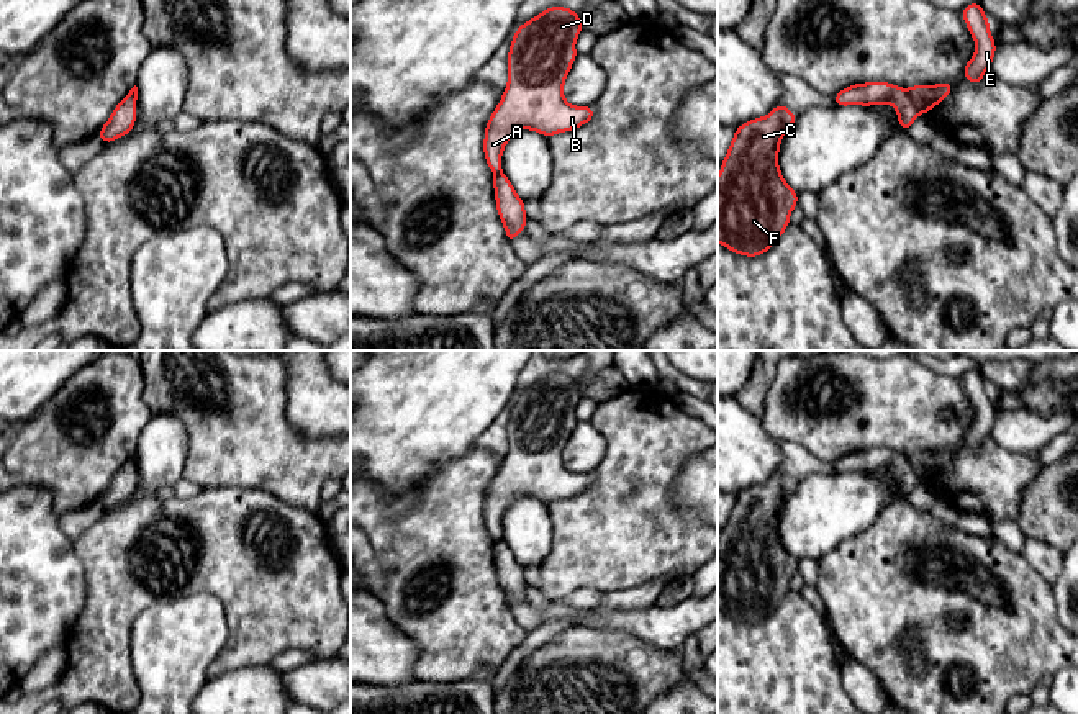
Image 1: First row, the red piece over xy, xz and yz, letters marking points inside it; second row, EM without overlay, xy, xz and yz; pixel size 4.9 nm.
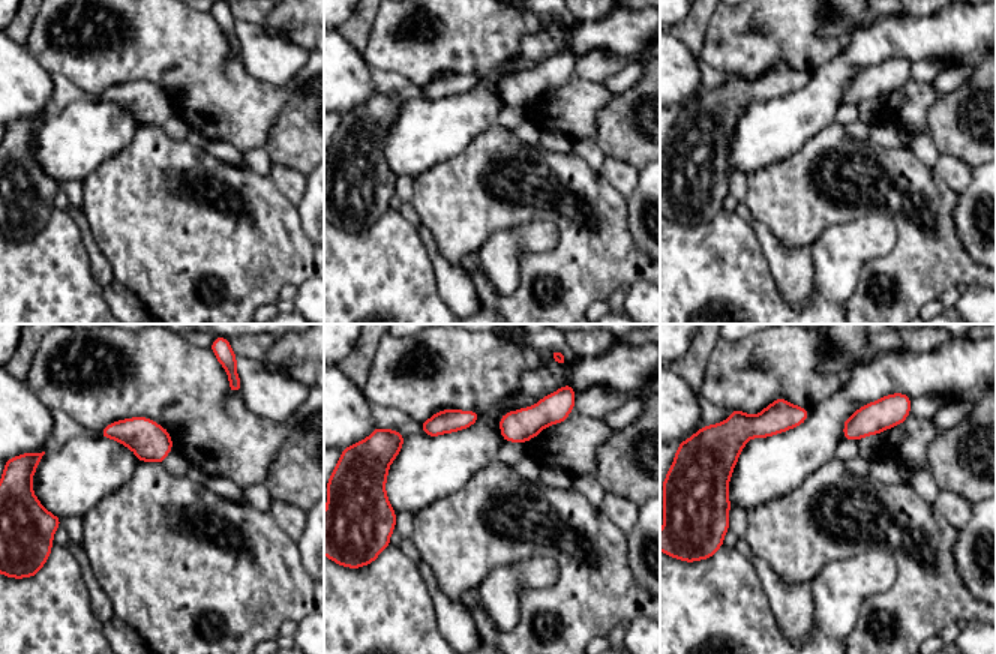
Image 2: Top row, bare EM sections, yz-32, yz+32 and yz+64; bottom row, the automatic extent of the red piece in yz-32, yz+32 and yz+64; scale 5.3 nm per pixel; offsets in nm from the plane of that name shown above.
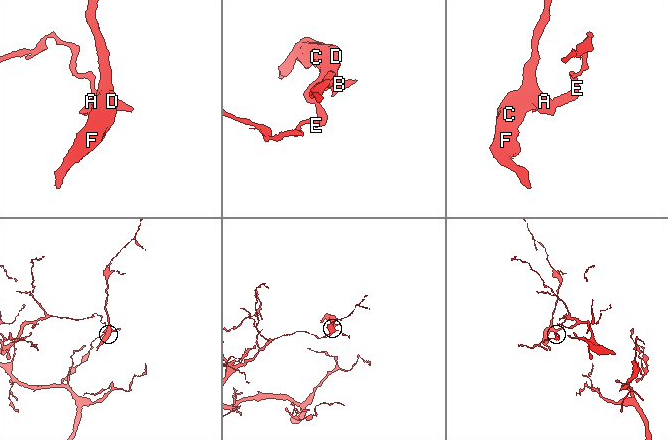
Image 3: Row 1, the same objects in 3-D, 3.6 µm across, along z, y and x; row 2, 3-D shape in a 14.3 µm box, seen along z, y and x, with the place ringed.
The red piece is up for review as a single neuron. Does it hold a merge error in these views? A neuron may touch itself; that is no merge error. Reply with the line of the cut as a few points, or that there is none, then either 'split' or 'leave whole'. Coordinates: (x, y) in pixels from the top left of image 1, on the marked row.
cut in yz along (905, 90), (919, 112); split

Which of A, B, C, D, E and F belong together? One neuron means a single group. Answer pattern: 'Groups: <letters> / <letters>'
Groups: A B C D F / E

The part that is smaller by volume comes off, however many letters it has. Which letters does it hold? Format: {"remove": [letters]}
{"remove": ["A", "B", "C", "D", "F"]}

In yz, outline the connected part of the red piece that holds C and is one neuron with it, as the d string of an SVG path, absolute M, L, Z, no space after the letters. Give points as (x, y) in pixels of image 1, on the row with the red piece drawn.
M780 103L768 116L754 118L734 131L718 177L718 242L736 254L745 257L765 254L790 224L798 193L780 172L778 151L785 131L796 123L796 118Z

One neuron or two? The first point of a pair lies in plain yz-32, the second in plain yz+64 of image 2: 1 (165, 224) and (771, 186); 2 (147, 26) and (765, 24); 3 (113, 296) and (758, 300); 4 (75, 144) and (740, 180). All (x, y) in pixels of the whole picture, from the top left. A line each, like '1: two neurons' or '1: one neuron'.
1: one neuron
2: one neuron
3: two neurons
4: two neurons

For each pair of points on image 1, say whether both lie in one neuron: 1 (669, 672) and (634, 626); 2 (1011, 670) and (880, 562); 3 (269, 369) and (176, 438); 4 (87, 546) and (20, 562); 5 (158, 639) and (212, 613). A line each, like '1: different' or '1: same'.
1: different
2: same
3: different
4: different
5: same

